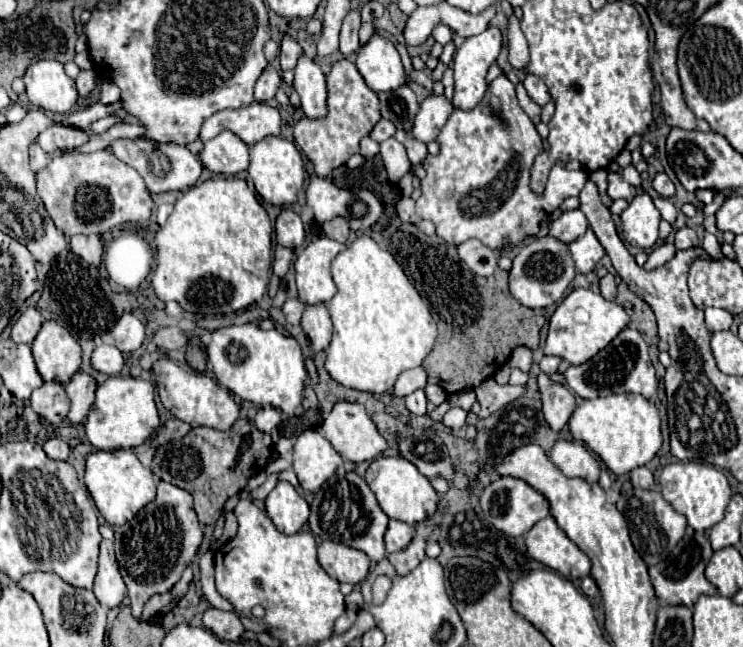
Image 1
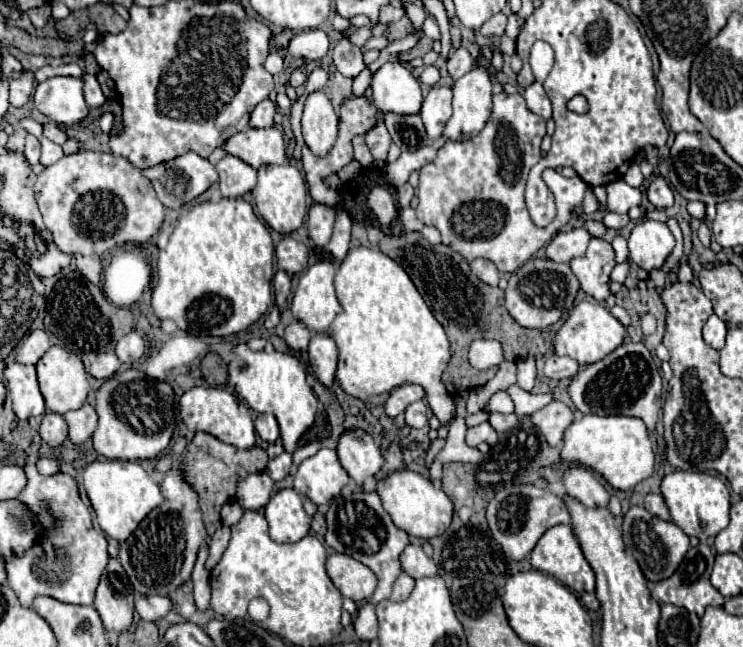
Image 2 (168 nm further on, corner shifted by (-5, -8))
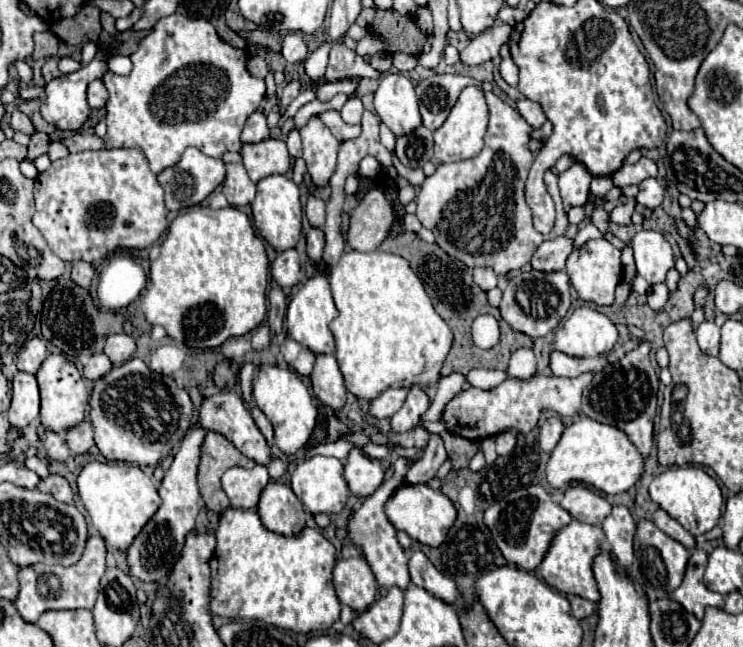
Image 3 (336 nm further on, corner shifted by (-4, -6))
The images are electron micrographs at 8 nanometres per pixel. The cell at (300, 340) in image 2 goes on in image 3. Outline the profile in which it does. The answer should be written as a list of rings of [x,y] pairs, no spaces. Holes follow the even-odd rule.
[[[287,338],[281,344],[281,354],[285,358],[285,362],[289,364],[291,370],[295,370],[301,376],[309,376],[315,364],[315,354],[311,350],[307,350],[305,346],[301,346],[299,342]]]

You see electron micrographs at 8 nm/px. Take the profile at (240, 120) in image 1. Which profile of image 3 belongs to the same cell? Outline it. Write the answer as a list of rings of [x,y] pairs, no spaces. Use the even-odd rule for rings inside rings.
[[[263,140],[259,144],[243,144],[243,166],[251,182],[259,182],[273,174],[287,174],[291,168],[291,156],[283,140]]]

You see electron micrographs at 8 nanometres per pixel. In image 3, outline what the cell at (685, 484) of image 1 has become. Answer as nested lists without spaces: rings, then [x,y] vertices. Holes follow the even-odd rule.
[[[697,466],[671,468],[661,472],[659,476],[653,478],[649,486],[649,496],[661,510],[665,510],[671,518],[675,518],[693,536],[701,536],[709,532],[713,526],[717,526],[721,518],[721,508],[723,508],[721,488],[705,470]]]

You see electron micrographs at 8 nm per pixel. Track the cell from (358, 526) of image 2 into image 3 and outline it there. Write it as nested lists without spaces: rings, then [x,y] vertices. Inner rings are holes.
[[[399,458],[397,462],[397,472],[393,474],[393,478],[385,480],[379,490],[365,498],[365,504],[349,518],[349,524],[347,524],[347,534],[349,534],[349,544],[357,544],[363,554],[365,554],[365,560],[367,564],[371,566],[375,578],[377,578],[377,584],[383,586],[383,588],[391,588],[391,586],[399,586],[401,590],[407,590],[409,586],[409,572],[407,572],[407,556],[403,552],[403,548],[399,546],[395,534],[397,530],[393,528],[393,524],[387,520],[385,516],[385,502],[387,498],[401,486],[403,478],[405,478],[405,472],[407,472],[407,458]]]

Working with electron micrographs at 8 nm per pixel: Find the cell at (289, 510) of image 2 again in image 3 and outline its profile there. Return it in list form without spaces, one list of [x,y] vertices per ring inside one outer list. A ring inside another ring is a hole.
[[[269,482],[259,498],[257,514],[263,526],[275,534],[295,536],[305,528],[305,510],[287,484]]]

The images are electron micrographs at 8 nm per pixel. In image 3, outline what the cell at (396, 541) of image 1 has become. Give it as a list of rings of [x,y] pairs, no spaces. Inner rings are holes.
[[[413,552],[409,558],[409,574],[411,574],[411,582],[417,584],[419,588],[435,594],[435,598],[447,602],[447,604],[455,604],[457,598],[457,586],[451,578],[443,576],[423,552]]]

